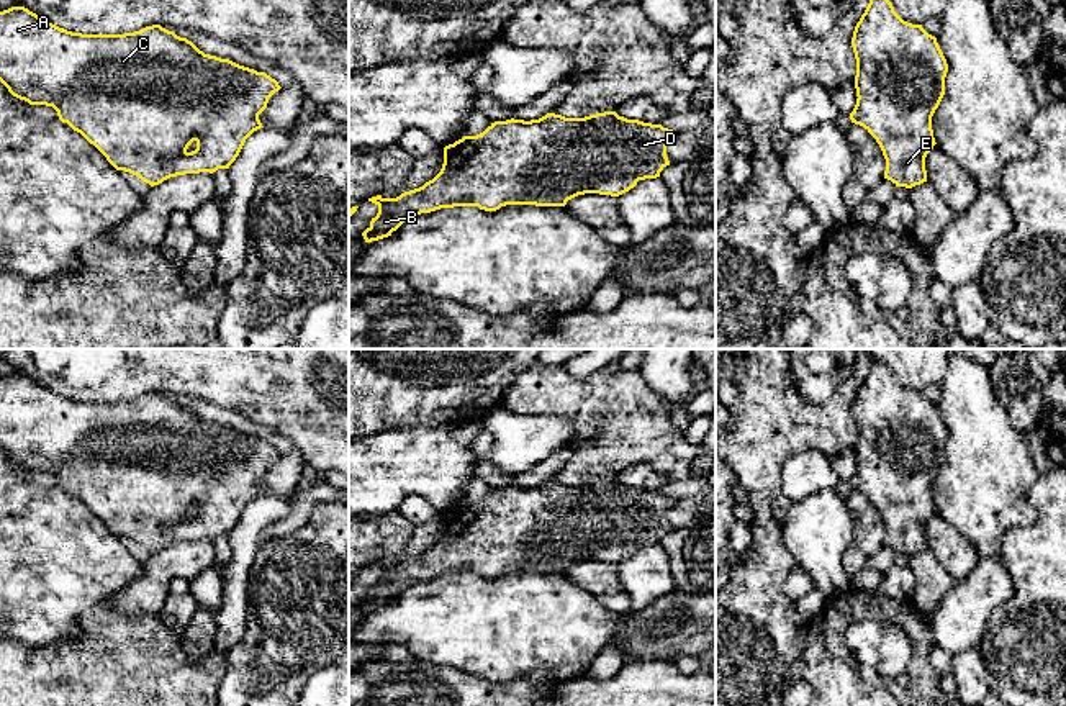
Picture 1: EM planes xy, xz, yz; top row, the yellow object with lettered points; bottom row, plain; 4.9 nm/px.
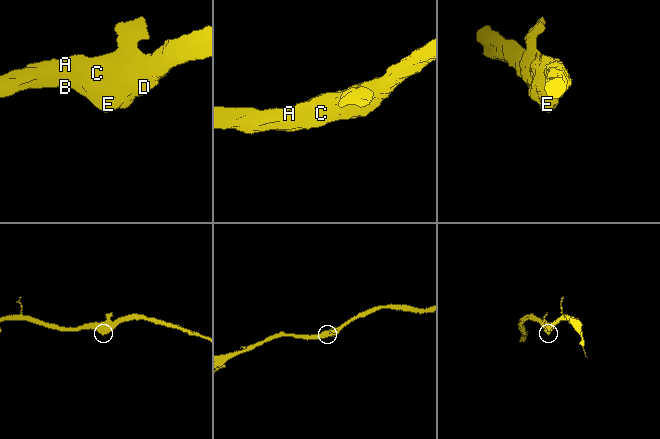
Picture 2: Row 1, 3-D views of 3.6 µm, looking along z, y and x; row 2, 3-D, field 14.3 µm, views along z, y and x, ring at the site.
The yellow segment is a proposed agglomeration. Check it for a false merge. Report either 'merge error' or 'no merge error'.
no merge error

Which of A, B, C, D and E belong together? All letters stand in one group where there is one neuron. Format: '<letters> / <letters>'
A B C D E

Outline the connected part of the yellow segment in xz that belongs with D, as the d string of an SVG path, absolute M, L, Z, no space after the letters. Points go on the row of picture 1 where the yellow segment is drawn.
M616 111L585 118L547 113L531 121L495 121L483 133L445 146L440 172L422 187L396 198L368 198L378 213L362 236L365 242L388 238L411 216L440 208L478 206L496 211L506 205L565 206L585 193L619 197L639 180L660 177L670 165L666 146L675 134L662 124L627 120Z

